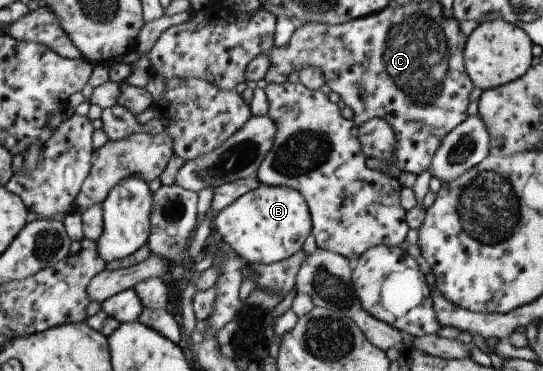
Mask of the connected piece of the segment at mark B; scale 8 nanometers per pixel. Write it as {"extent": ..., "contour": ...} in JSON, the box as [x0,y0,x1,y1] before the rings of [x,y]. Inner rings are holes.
{"extent":[215,184,311,265],"contour":[[[259,184],[218,214],[216,231],[215,235],[230,244],[246,264],[266,265],[297,254],[311,233],[311,222],[307,205],[296,189]]]}

